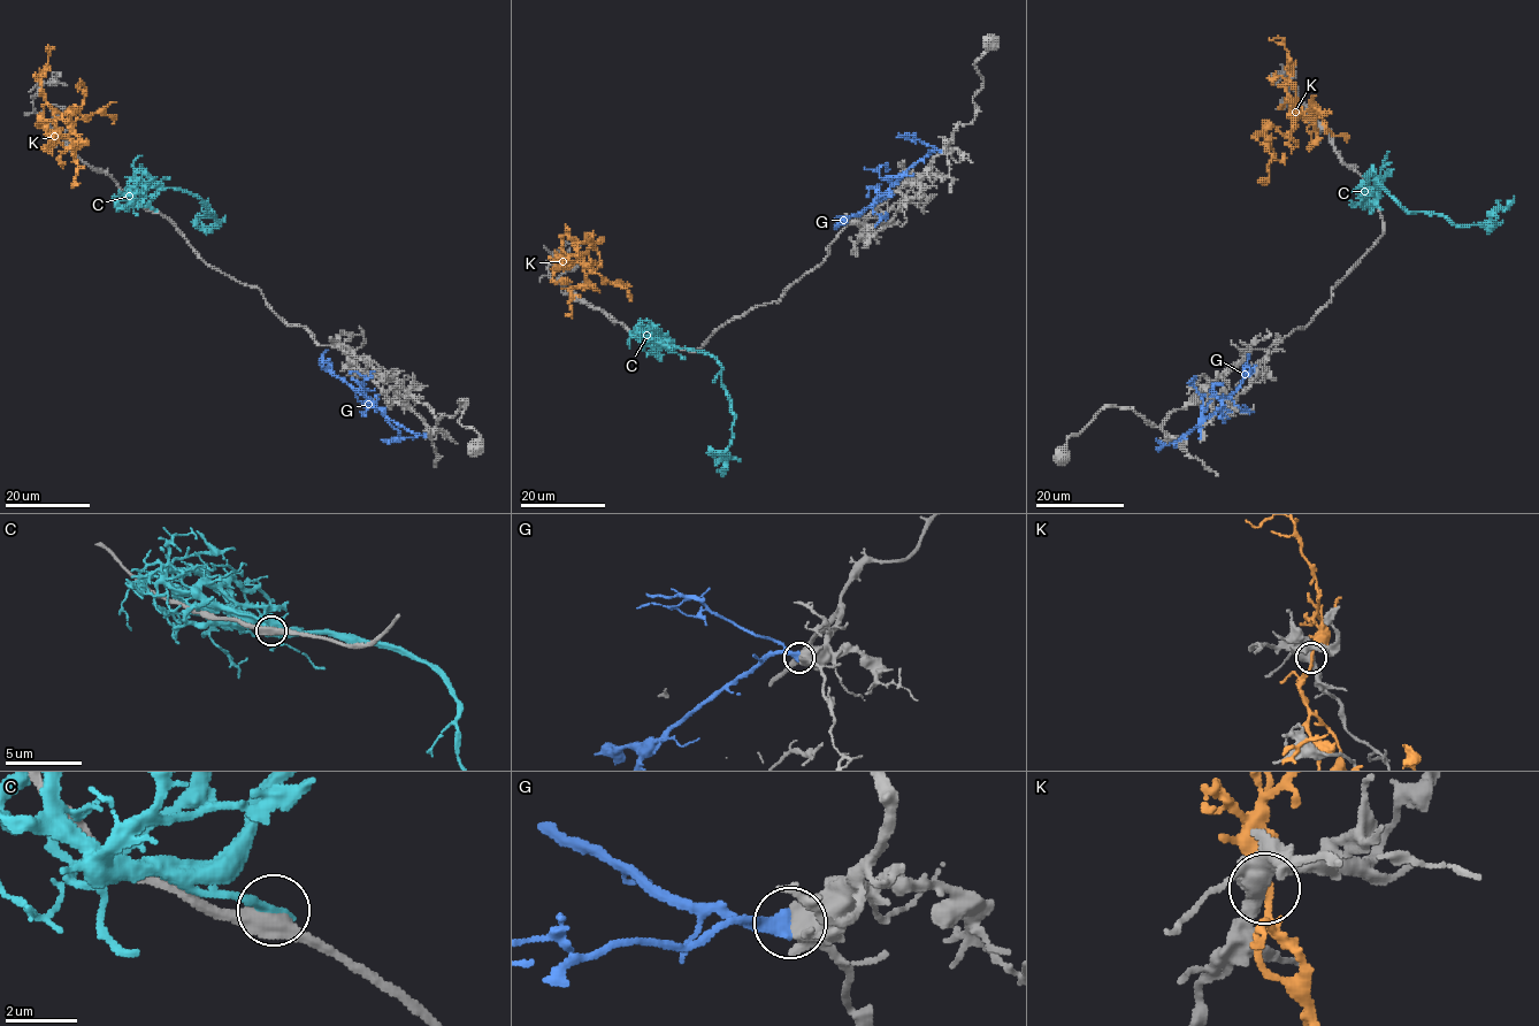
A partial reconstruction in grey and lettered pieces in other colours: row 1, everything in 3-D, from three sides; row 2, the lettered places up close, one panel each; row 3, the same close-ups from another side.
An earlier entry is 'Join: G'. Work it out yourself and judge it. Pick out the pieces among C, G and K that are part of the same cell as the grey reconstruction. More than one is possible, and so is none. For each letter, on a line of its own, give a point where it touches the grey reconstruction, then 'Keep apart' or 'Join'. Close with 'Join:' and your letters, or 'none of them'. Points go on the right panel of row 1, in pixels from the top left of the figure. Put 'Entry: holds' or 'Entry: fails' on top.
Entry: holds
C: Touches grey at (1379, 207). Keep apart
G: Touches grey at (1176, 442). Join
K: Touches grey at (1287, 78). Keep apart
Join: G

